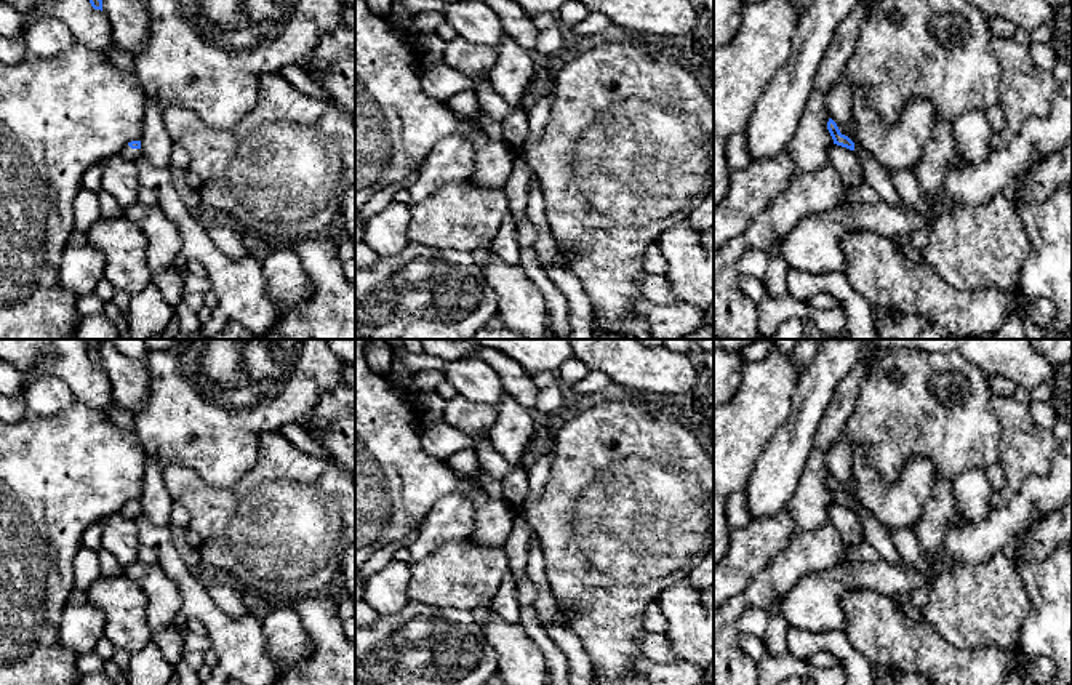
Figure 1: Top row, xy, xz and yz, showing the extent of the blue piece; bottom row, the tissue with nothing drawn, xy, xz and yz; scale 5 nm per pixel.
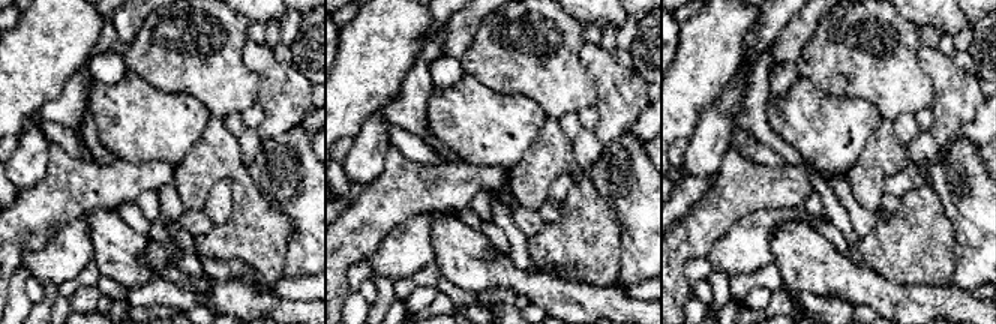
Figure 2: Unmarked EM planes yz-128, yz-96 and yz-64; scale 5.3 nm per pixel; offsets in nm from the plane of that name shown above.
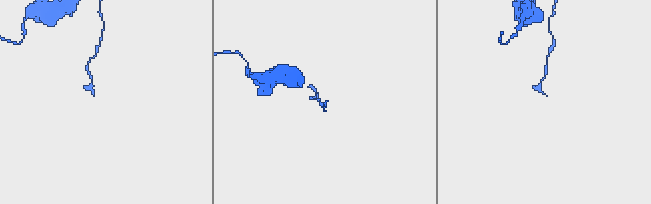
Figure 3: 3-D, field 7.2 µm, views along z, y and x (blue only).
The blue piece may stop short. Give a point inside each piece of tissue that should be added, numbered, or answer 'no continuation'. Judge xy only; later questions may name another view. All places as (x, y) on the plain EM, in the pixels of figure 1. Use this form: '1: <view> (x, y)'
1: xy (130, 512)

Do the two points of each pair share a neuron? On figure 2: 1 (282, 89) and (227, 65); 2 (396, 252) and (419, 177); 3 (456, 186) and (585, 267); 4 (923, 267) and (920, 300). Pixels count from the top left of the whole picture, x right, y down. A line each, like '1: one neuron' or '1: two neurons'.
1: two neurons
2: two neurons
3: two neurons
4: two neurons

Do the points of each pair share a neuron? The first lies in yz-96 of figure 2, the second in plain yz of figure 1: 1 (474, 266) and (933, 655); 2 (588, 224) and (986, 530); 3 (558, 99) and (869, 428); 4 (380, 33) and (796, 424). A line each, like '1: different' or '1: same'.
1: same
2: different
3: same
4: different

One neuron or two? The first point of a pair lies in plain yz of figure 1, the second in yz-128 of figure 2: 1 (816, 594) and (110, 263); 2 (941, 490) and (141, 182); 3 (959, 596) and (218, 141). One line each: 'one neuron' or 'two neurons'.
1: two neurons
2: two neurons
3: one neuron

